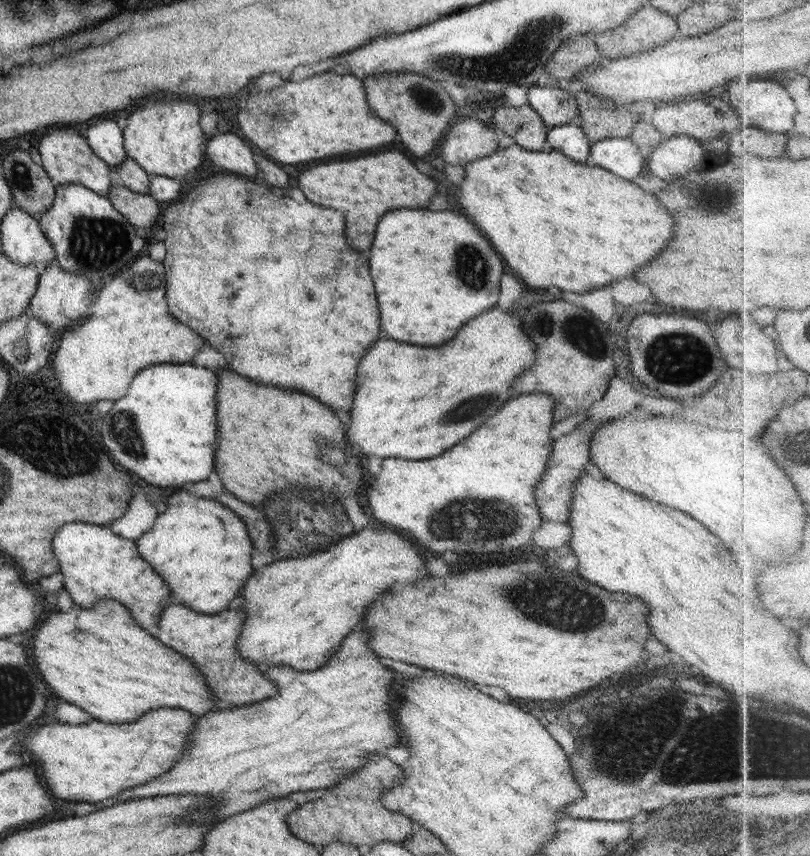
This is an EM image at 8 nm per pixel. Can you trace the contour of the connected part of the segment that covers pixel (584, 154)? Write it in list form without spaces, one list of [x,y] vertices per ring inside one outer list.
[[[579,124],[560,125],[547,130],[547,149],[562,153],[574,162],[587,164],[591,143]]]

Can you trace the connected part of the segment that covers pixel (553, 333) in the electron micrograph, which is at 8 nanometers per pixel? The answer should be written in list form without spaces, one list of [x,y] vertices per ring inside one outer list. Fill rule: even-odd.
[[[564,300],[542,302],[526,308],[521,322],[524,332],[536,346],[536,361],[512,384],[514,392],[542,392],[554,398],[554,423],[570,415],[588,410],[594,401],[606,393],[614,376],[614,344],[608,342],[608,330],[592,318],[590,312]],[[592,342],[592,350],[590,350]]]

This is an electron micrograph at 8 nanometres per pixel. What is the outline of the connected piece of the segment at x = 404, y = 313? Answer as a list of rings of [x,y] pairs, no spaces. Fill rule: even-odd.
[[[392,210],[378,222],[374,242],[370,246],[370,274],[378,294],[382,332],[398,342],[442,346],[448,342],[448,338],[454,338],[460,326],[464,326],[468,320],[496,306],[500,292],[498,282],[504,274],[504,262],[490,242],[480,234],[480,230],[458,212]]]

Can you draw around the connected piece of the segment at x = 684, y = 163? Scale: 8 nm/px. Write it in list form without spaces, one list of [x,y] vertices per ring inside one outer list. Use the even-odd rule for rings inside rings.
[[[684,135],[666,137],[656,150],[647,156],[646,166],[651,176],[665,181],[686,175],[698,162],[705,160],[704,148],[694,138]]]

